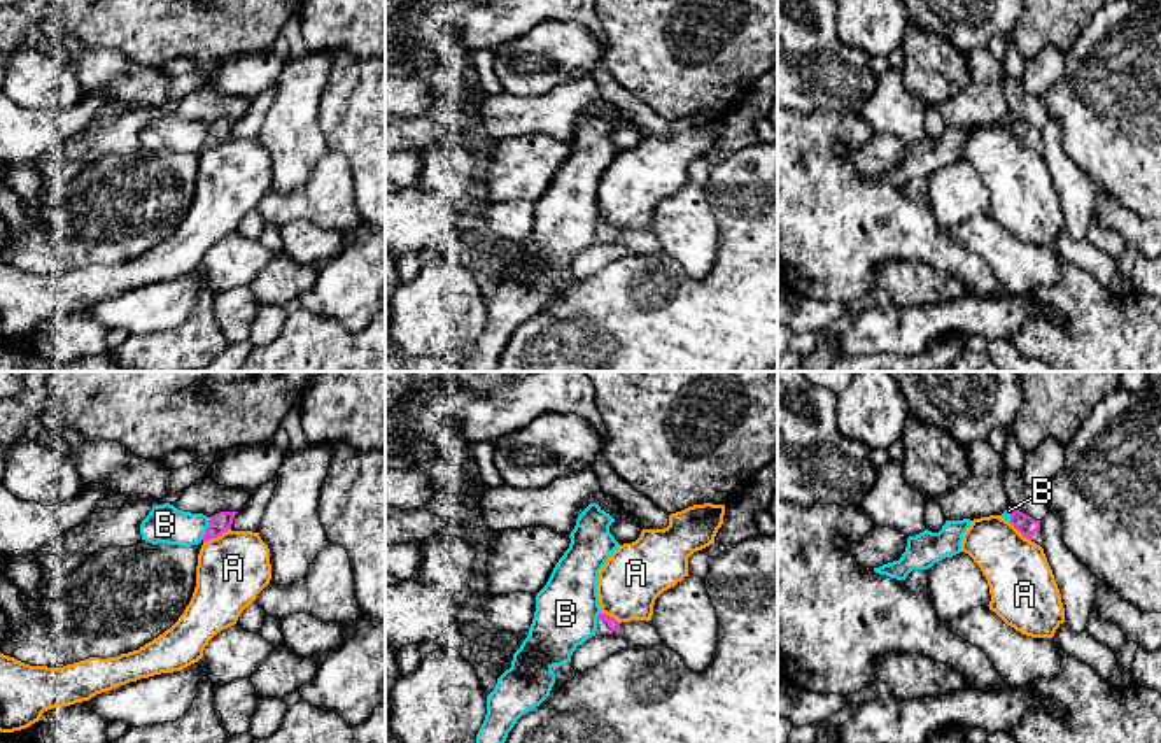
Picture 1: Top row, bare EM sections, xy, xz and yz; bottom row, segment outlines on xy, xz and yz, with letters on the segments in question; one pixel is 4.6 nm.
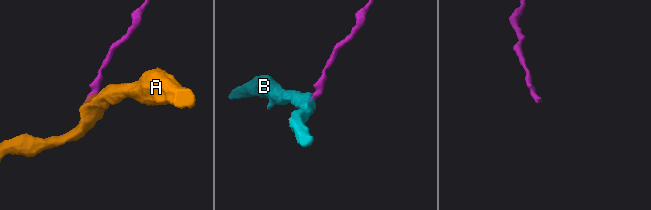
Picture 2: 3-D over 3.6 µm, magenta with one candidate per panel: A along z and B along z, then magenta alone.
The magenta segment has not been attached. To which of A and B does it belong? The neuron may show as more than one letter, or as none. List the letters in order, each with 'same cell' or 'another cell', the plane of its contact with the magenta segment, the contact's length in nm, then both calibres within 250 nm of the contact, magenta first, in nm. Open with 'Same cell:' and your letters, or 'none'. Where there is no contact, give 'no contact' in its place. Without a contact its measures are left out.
Same cell: none
A: another cell | xy | 140 nm | 90/320 nm
B: another cell | xy | 110 nm | 90/180 nm

